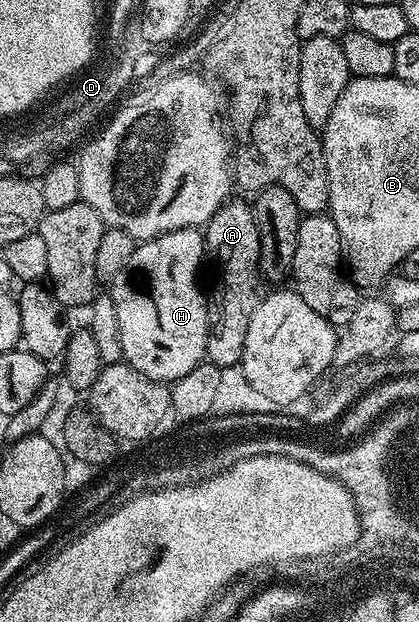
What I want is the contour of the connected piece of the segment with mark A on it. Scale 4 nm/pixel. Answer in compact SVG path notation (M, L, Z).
M237 197L227 201L204 224L204 251L209 258L211 255L218 259L219 271L214 292L208 295L210 332L206 334L206 359L223 369L237 368L242 361L249 322L260 300L260 233L256 229L253 206L249 202L241 203Z

